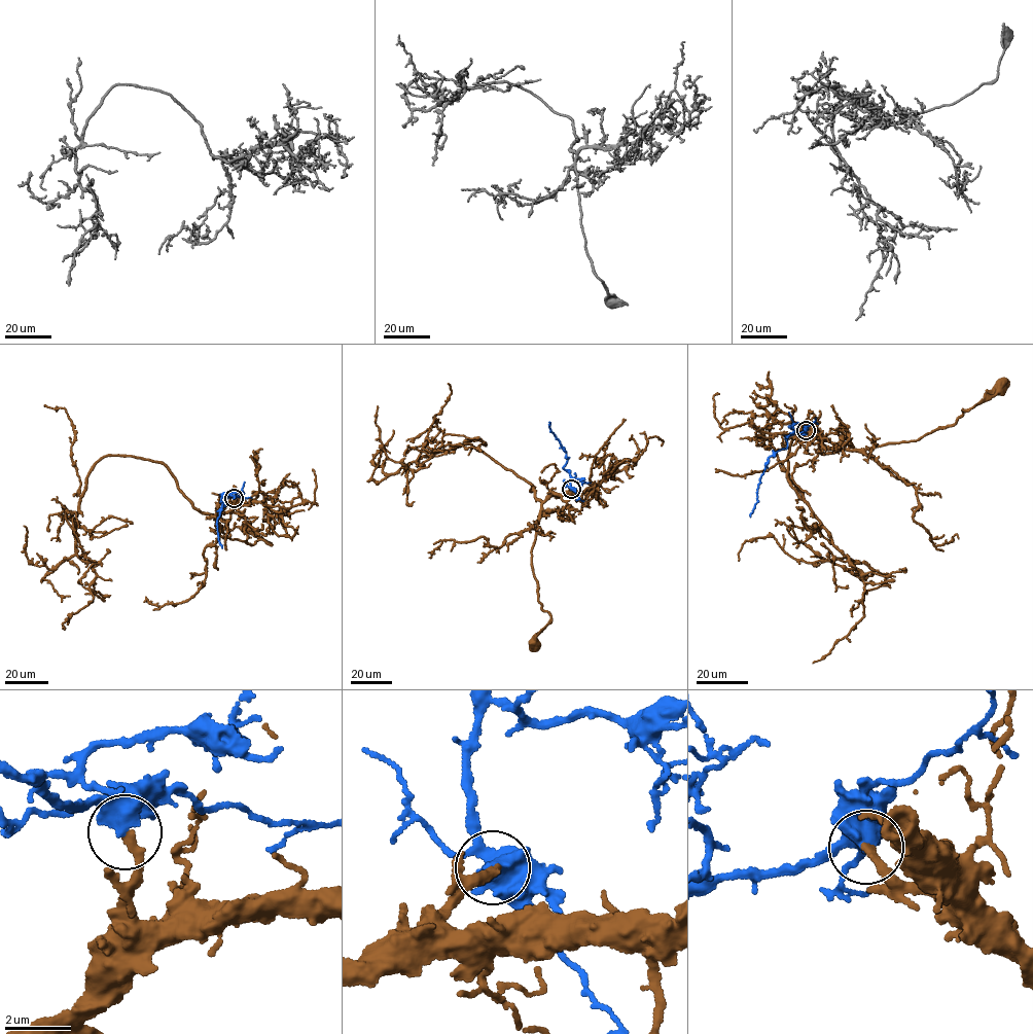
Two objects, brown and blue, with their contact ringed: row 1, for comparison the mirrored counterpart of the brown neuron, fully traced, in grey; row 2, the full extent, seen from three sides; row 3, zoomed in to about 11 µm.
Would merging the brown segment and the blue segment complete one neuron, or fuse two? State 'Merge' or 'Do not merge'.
Merge

